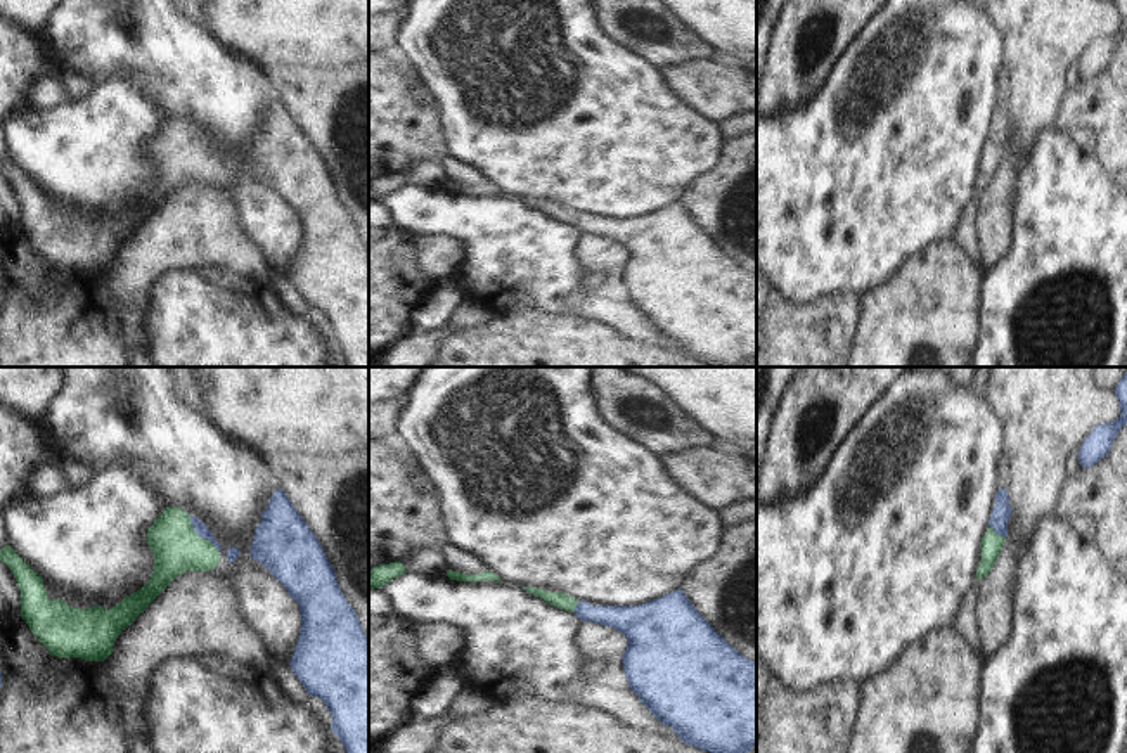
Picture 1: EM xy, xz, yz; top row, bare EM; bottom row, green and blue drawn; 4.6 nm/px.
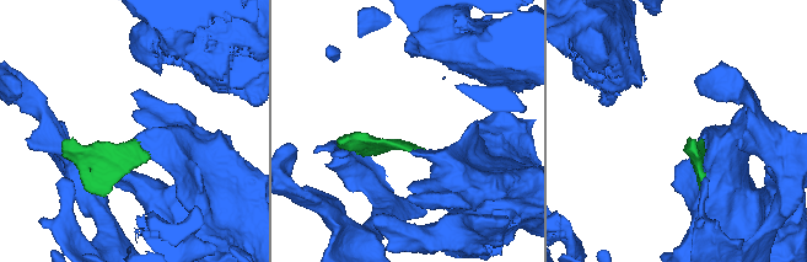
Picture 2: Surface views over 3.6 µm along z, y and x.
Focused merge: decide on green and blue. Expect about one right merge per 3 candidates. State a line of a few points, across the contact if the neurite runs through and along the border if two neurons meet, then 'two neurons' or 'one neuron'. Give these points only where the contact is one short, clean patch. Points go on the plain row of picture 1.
xy (177, 160), (198, 148), (199, 139) | one neuron

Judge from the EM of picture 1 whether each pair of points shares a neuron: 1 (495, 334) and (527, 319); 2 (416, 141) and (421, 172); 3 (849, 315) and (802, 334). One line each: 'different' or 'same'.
1: same
2: different
3: same

